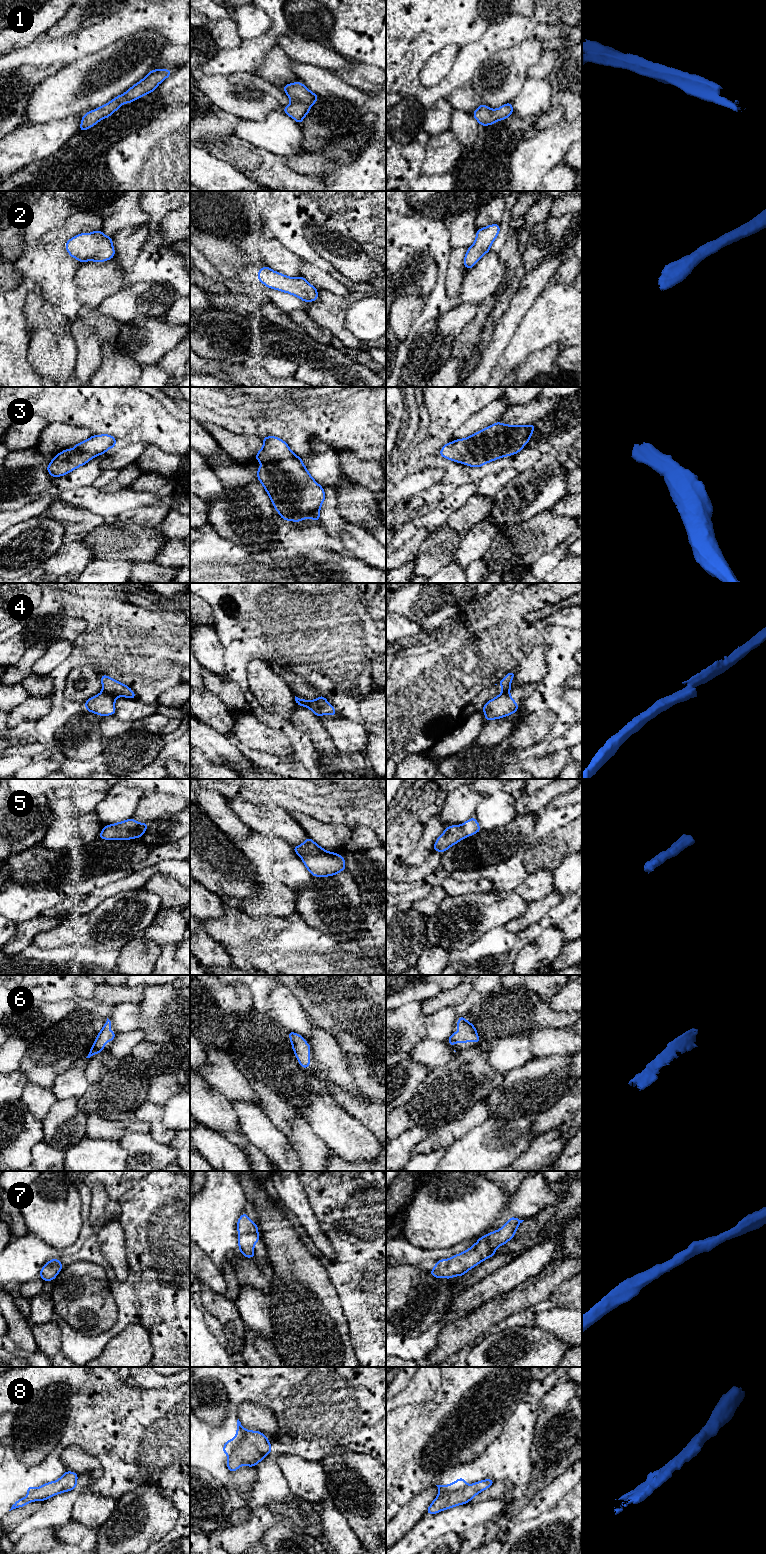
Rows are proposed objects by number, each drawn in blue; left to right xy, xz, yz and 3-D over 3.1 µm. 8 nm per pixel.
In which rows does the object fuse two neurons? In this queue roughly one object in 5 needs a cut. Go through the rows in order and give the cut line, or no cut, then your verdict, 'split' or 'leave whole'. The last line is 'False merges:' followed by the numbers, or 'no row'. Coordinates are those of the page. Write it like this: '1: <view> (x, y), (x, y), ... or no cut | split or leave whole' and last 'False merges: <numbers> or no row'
1: no cut | leave whole
2: no cut | leave whole
3: no cut | leave whole
4: xy (102, 691), (115, 697) | split
5: no cut | leave whole
6: no cut | leave whole
7: no cut | leave whole
8: no cut | leave whole
False merges: 4

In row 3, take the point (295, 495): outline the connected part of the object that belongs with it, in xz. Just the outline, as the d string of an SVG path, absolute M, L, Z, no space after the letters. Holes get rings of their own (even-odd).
M267 436L262 440L264 445L255 456L262 464L257 469L257 477L280 517L294 522L306 518L312 518L315 522L320 521L320 509L325 500L323 487L314 480L302 459L292 452L285 441L276 436Z

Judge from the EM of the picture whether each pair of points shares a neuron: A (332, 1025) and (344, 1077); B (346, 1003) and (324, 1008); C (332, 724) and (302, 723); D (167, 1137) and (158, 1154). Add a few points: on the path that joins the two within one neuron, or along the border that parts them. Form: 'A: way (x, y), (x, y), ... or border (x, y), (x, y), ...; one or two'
A: border (318, 1026), (323, 1028), (335, 1040), (341, 1050); two
B: way (341, 1003), (329, 1003); one
C: border (318, 718), (335, 744); two
D: border (148, 1132), (158, 1142), (168, 1144); two

